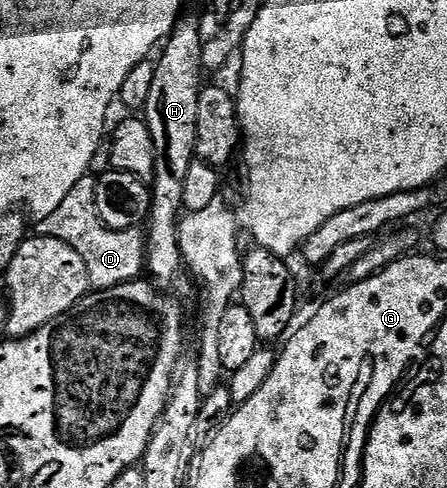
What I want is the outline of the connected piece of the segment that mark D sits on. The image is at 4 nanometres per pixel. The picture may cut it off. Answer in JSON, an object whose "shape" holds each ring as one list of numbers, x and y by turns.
{"shape":[[85,175,73,185,61,205,49,213,48,217,38,220,33,227,34,234,51,236,63,241,70,248,77,249,85,261,89,273,90,288,103,290,119,284,136,282,146,268,146,234,142,228,111,231,100,221,96,211,96,178]]}

